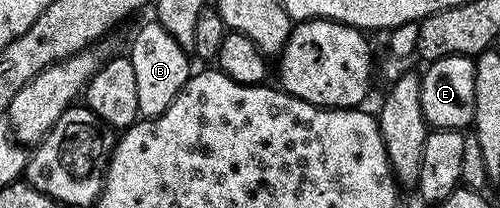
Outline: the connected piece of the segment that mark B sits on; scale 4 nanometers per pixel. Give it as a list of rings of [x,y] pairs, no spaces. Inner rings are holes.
[[[158,21],[150,22],[136,33],[131,51],[129,50],[129,58],[133,61],[133,70],[137,77],[137,109],[140,116],[148,119],[165,113],[165,109],[173,105],[177,93],[181,93],[193,74],[188,52],[183,51],[181,45],[177,45],[177,41],[169,37],[169,33],[165,33]]]

